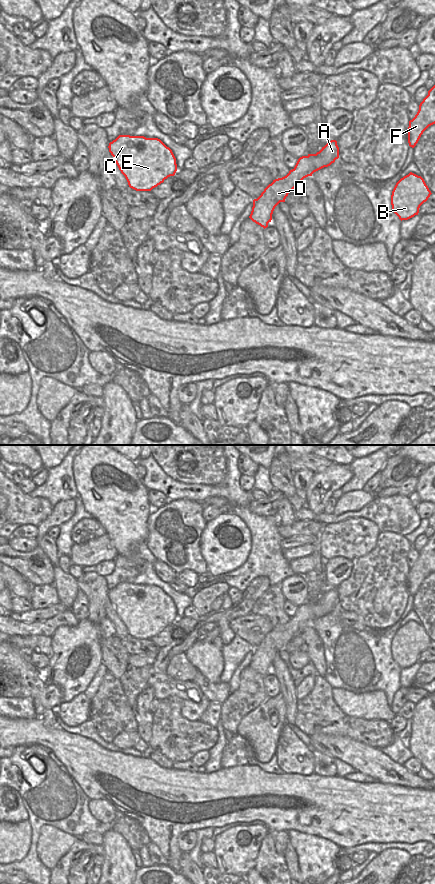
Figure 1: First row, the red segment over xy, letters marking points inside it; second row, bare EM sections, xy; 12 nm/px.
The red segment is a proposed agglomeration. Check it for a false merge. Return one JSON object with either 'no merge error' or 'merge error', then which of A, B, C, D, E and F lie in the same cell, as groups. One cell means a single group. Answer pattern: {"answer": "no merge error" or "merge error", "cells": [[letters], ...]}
{"answer": "no merge error", "cells": [["A", "B", "C", "D", "E", "F"]]}

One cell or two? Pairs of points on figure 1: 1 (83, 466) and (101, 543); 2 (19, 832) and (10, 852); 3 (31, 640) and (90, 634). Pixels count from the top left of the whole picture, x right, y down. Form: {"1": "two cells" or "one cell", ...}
{"1": "two cells", "2": "one cell", "3": "two cells"}

